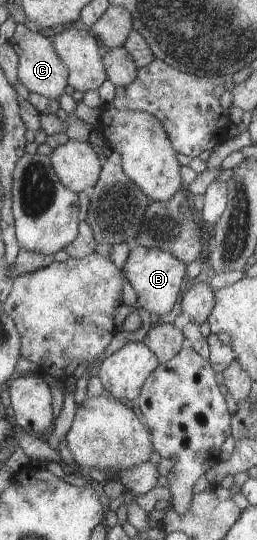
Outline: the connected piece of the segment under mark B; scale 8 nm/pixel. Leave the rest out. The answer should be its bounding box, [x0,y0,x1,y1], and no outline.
[122,245,186,318]

